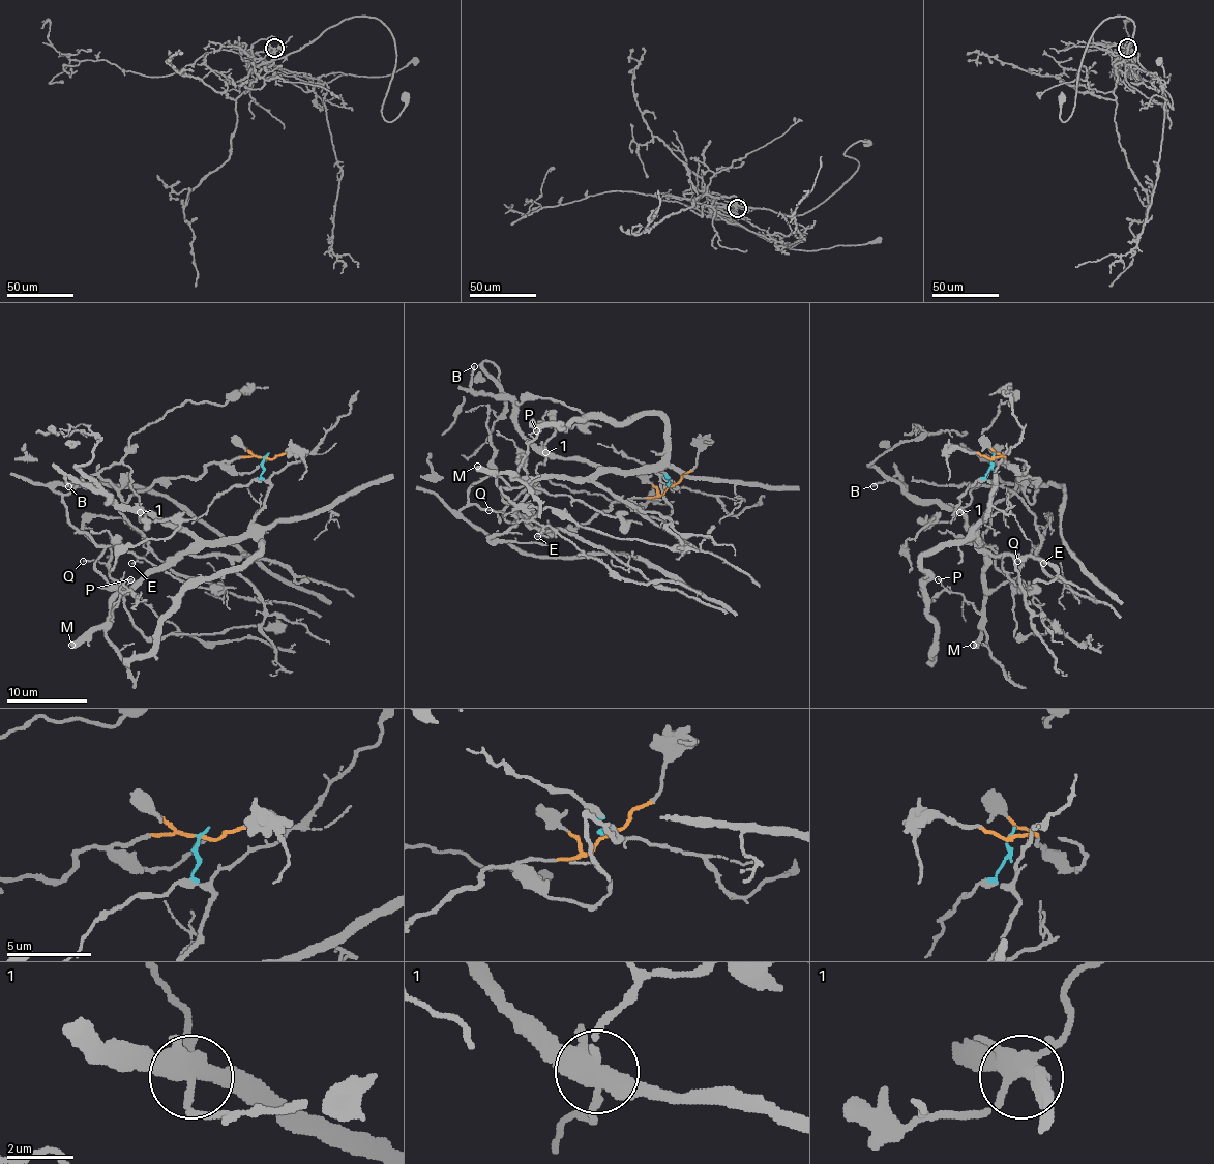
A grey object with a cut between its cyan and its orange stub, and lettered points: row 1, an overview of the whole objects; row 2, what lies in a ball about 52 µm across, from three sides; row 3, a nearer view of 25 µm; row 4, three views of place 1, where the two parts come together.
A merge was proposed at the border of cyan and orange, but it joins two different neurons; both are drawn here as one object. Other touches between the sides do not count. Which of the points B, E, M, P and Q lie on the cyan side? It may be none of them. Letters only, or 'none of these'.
B, M, P, Q

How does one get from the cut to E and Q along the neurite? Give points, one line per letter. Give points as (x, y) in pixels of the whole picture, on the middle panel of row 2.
E: (671, 486), (655, 497), (617, 501), (572, 529), (542, 529), (523, 520), (553, 531), (536, 537)
Q: (671, 486), (668, 478), (675, 484), (673, 488), (651, 471), (538, 476), (512, 514), (489, 510)

